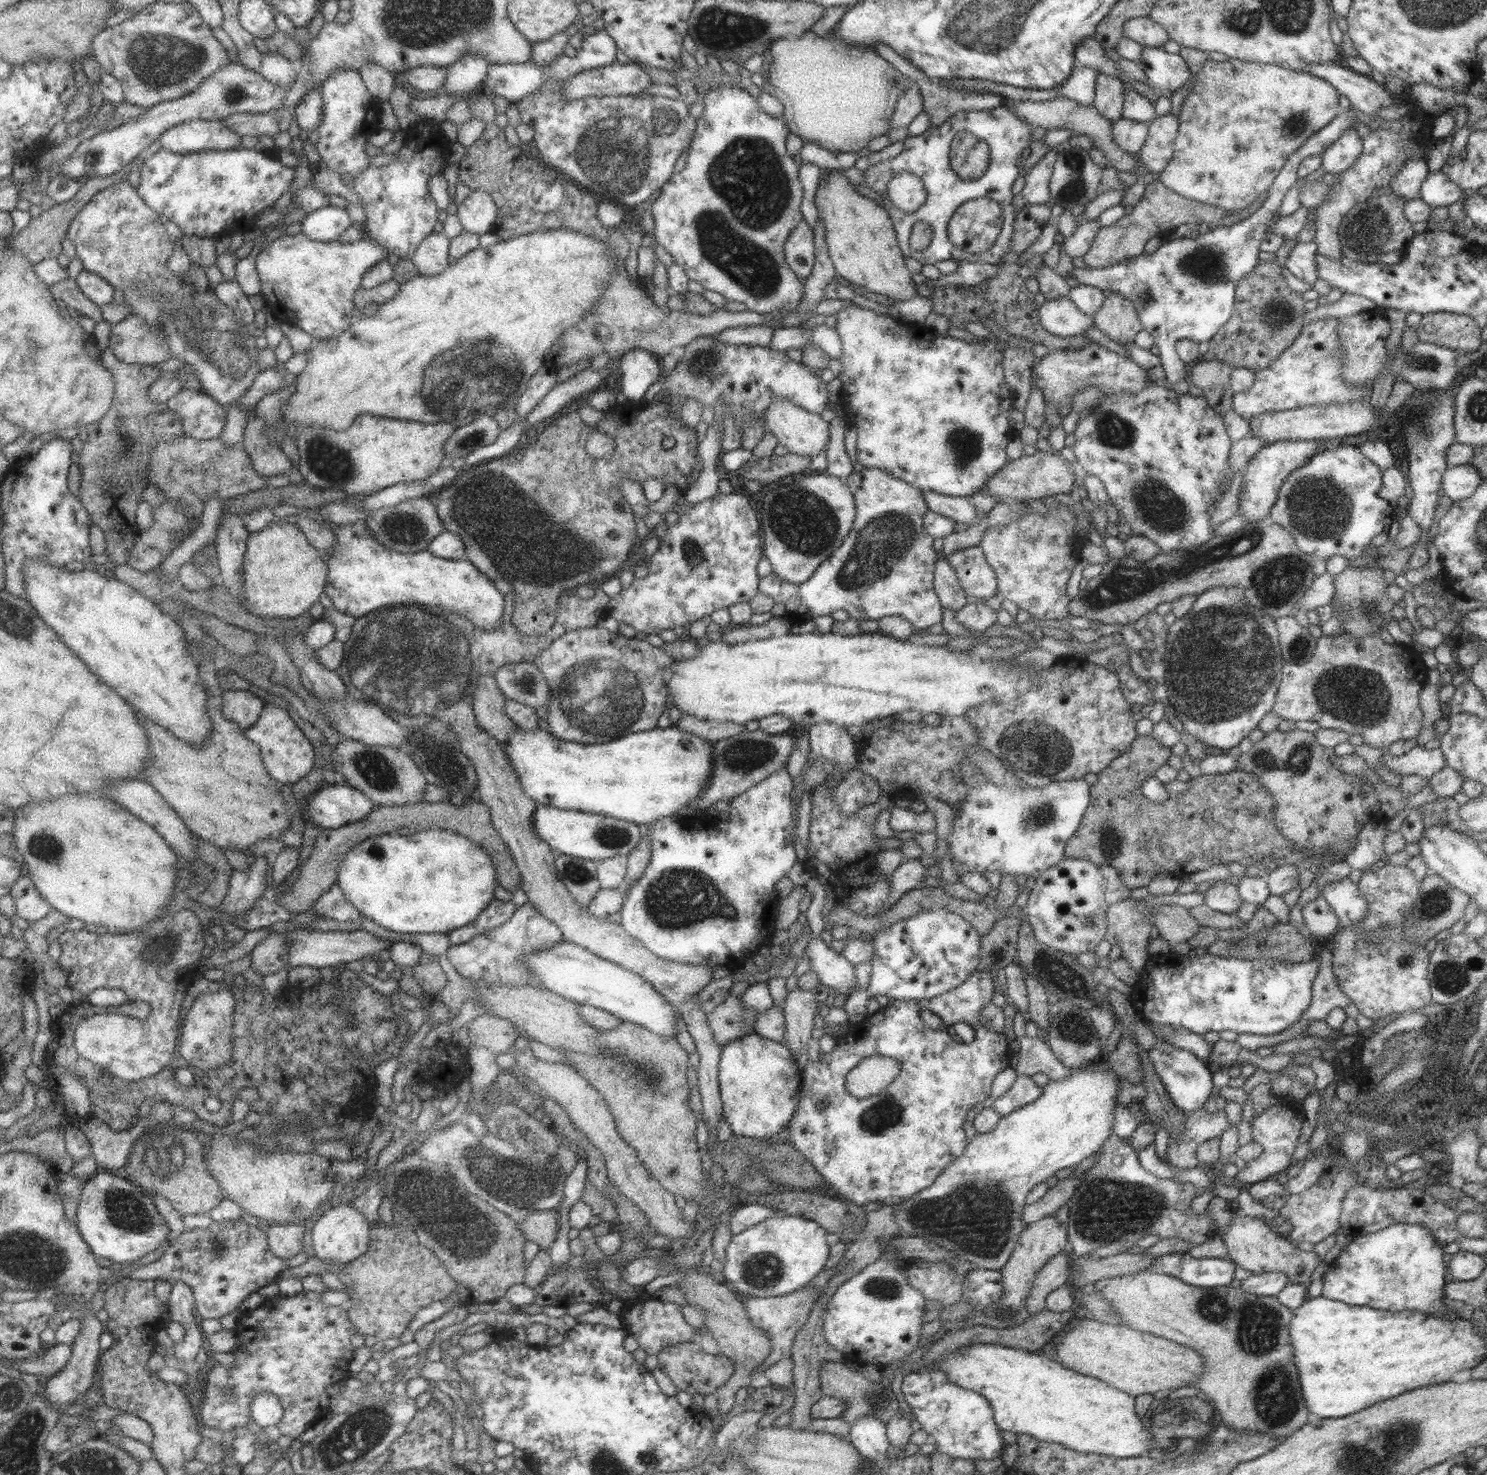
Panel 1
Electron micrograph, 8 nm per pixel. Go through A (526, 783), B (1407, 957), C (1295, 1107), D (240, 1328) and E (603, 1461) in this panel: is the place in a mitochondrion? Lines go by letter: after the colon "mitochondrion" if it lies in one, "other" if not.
A: other
B: mitochondrion
C: other
D: other
E: mitochondrion

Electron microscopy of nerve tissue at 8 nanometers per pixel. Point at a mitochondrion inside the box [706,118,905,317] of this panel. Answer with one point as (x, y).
(800, 260)

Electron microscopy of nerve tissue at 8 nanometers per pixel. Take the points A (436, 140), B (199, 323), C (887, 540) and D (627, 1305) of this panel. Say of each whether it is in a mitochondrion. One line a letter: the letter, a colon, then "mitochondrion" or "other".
A: other
B: mitochondrion
C: mitochondrion
D: other

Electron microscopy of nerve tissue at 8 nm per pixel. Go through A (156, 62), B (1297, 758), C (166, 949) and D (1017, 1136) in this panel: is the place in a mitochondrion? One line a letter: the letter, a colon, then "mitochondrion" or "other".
A: mitochondrion
B: mitochondrion
C: mitochondrion
D: other

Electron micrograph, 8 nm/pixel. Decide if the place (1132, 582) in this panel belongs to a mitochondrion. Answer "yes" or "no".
yes

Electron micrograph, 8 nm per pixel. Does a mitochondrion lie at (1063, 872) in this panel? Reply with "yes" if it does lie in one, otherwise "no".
no

